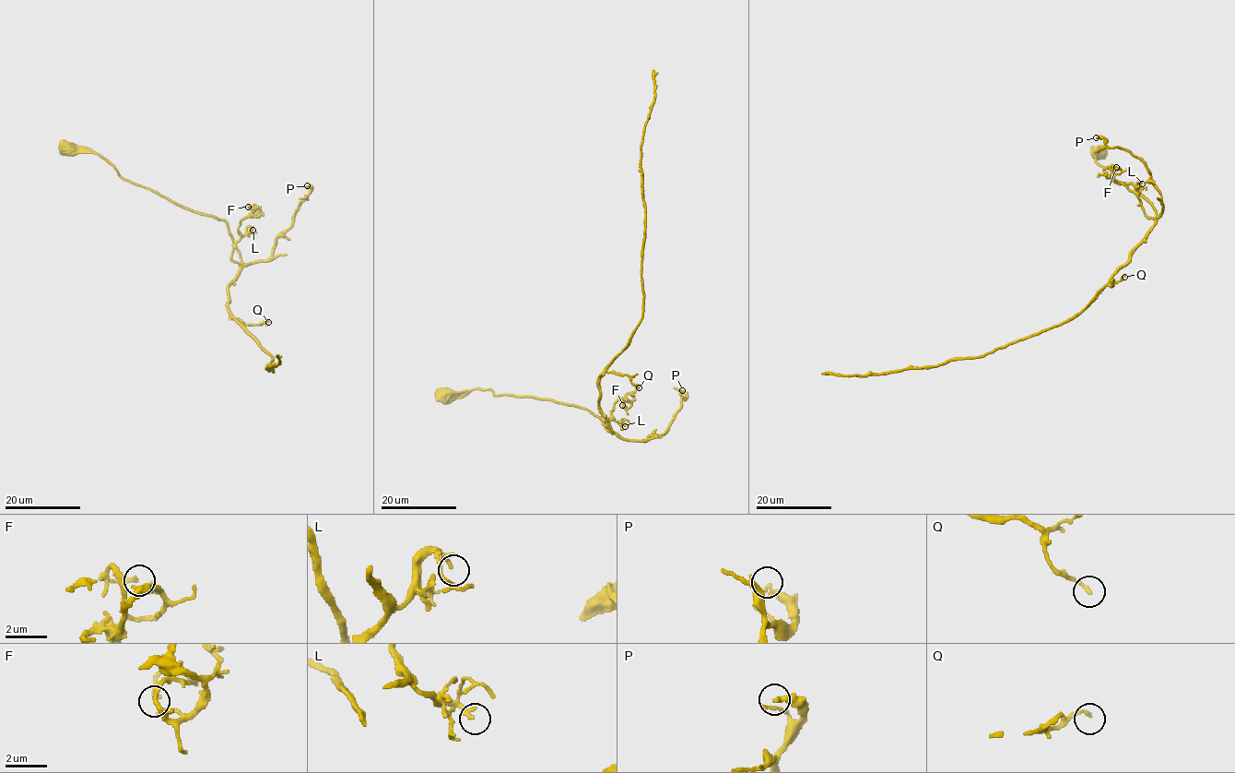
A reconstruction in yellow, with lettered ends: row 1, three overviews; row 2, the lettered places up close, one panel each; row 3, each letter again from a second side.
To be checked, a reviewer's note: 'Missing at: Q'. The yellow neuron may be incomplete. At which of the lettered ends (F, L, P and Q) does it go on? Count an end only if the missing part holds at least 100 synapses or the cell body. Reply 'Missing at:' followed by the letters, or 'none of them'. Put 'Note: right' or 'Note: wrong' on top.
Note: wrong
Missing at: none of them

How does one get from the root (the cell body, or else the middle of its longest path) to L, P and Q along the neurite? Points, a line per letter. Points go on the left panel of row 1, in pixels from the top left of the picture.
L: (68, 150), (98, 153), (123, 178), (223, 220), (241, 264), (235, 262), (234, 245), (248, 227), (252, 230)
P: (68, 150), (98, 153), (123, 178), (223, 220), (244, 263), (270, 256), (307, 198), (307, 185)
Q: (68, 150), (98, 153), (123, 178), (223, 220), (241, 262), (228, 287), (230, 315), (244, 324), (268, 322)

